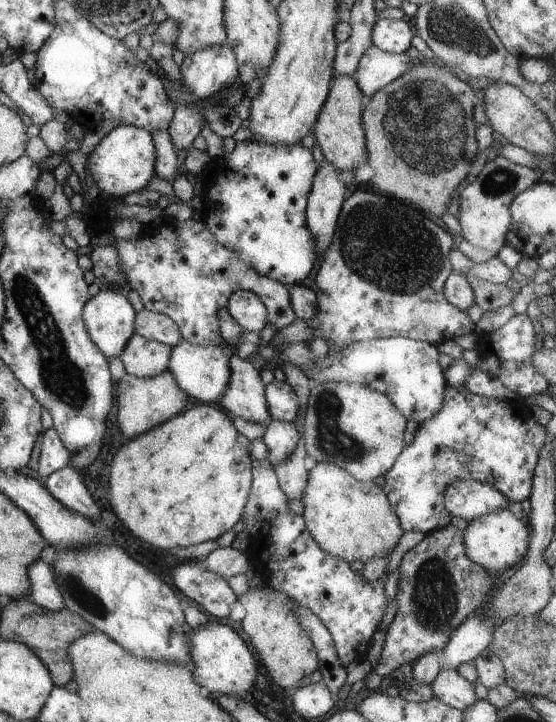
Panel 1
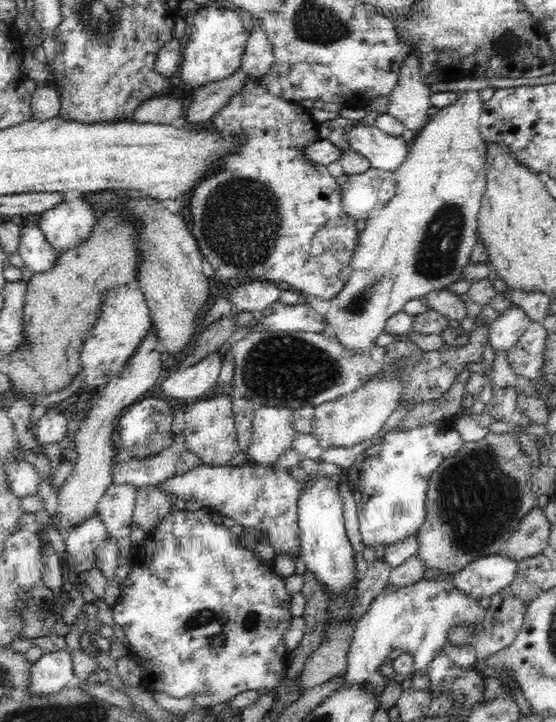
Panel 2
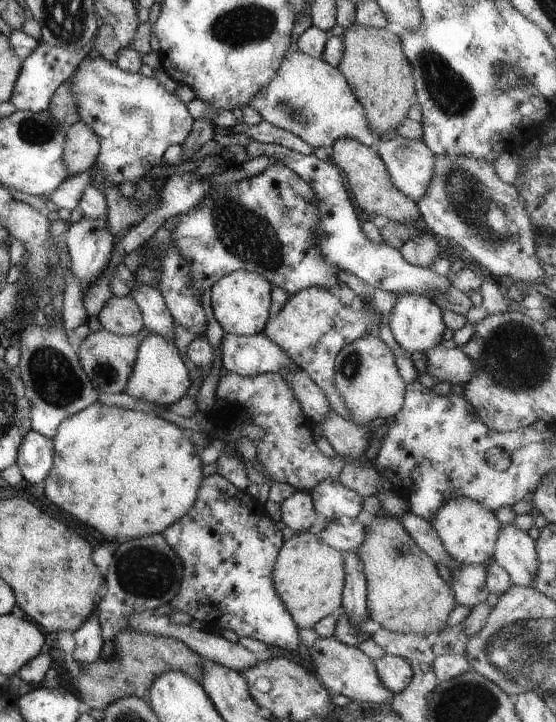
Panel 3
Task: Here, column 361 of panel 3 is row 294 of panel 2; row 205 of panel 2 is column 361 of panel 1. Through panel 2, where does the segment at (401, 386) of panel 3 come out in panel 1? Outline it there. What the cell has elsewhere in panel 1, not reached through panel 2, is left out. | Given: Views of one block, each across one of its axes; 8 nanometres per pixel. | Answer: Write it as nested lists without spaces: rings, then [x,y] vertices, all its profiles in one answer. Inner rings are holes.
[[[354,382],[315,384],[310,390],[307,405],[302,432],[306,454],[316,462],[325,462],[346,469],[360,481],[370,481],[384,475],[394,466],[398,454],[405,447],[403,434],[406,432],[407,418],[392,404],[392,400],[388,400],[386,394],[372,390],[370,386],[362,386]]]

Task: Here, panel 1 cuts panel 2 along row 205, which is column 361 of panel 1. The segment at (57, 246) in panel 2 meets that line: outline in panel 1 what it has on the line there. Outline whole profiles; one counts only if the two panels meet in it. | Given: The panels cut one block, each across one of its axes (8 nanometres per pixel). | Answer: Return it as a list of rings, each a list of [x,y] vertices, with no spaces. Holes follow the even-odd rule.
[[[374,45],[364,52],[358,64],[358,70],[352,78],[356,80],[360,92],[367,96],[373,96],[380,88],[384,88],[396,78],[400,78],[404,72],[414,68],[414,61],[408,53],[387,53]]]

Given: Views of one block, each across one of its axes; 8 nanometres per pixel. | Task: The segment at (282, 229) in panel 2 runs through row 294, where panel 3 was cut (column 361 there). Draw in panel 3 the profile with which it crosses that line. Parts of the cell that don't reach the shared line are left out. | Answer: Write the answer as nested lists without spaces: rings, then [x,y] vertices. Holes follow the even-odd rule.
[[[308,287],[289,296],[282,310],[269,317],[263,333],[313,378],[328,397],[332,410],[350,419],[351,410],[334,382],[335,360],[343,346],[368,334],[368,328],[376,319],[374,311],[372,304],[365,302],[360,309],[354,309],[343,305],[335,292],[322,287]]]

